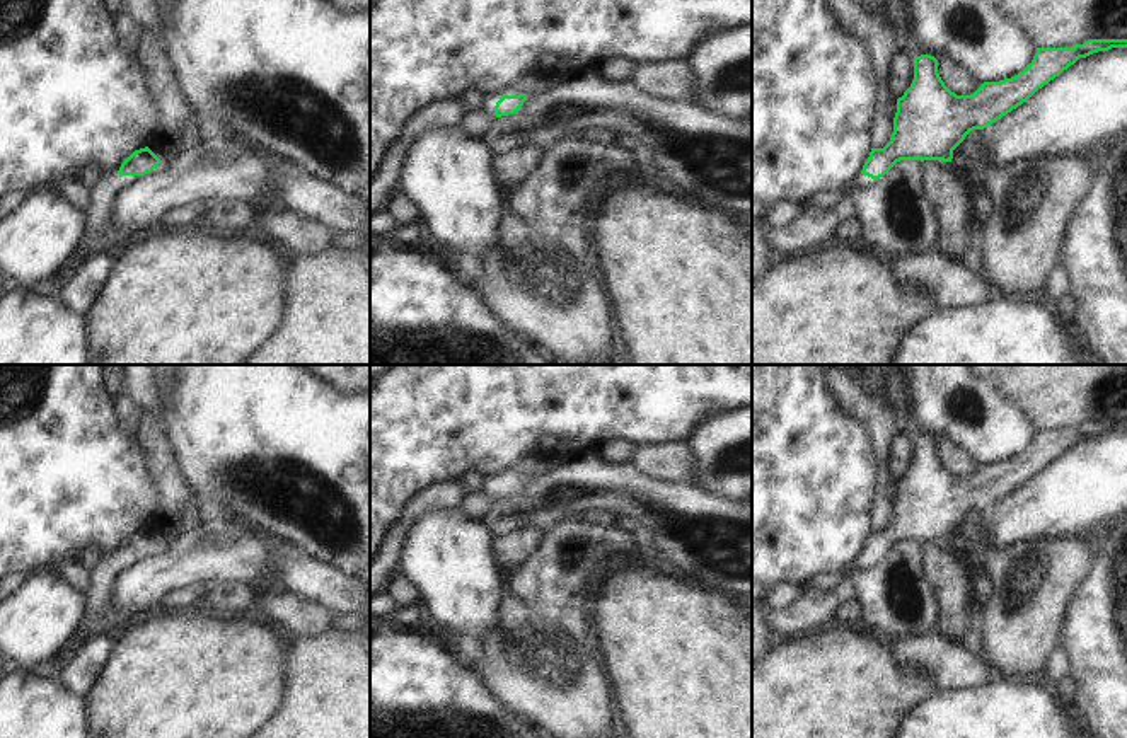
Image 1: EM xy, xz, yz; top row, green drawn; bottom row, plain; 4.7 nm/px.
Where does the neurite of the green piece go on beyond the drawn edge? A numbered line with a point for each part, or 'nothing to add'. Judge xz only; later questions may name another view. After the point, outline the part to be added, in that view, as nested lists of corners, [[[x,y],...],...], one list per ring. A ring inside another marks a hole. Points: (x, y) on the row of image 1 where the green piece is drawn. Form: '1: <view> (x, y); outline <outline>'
1: xz (527, 84); outline [[[525,75],[498,95],[484,97],[484,107],[494,114],[494,106],[503,95],[532,94],[546,87],[554,87],[559,80],[559,75]]]

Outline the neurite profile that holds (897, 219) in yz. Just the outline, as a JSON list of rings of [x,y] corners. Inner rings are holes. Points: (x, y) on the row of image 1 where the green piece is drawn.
[[[900,160],[883,177],[851,196],[863,237],[890,259],[933,252],[941,234],[924,196],[921,160]]]

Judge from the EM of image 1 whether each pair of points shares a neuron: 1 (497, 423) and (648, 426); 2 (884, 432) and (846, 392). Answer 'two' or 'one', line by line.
1: one
2: one

